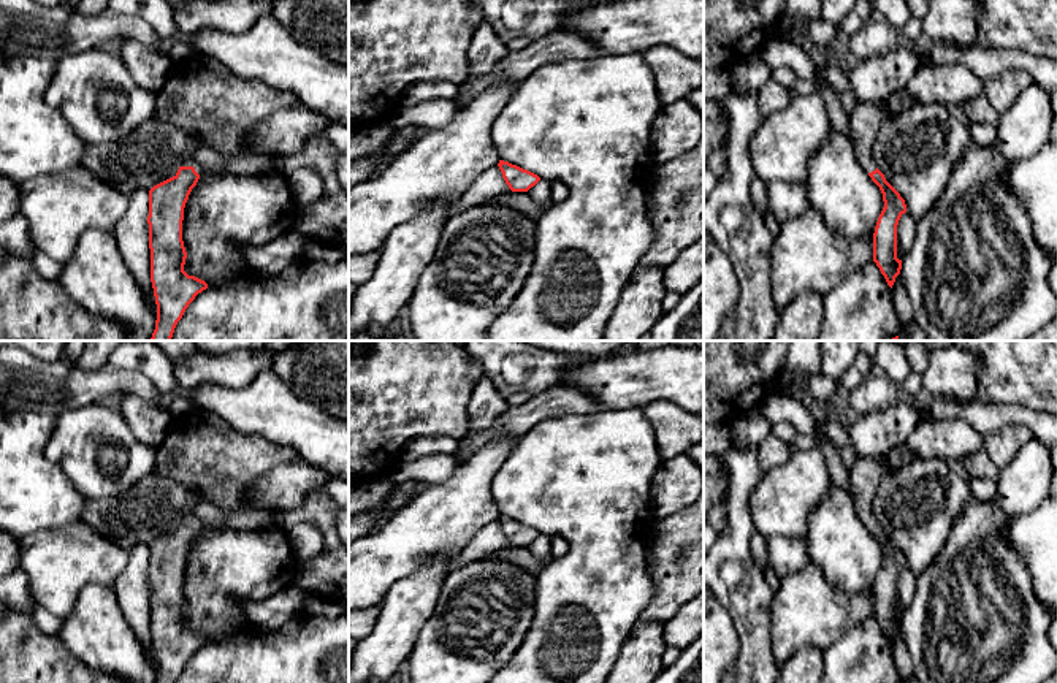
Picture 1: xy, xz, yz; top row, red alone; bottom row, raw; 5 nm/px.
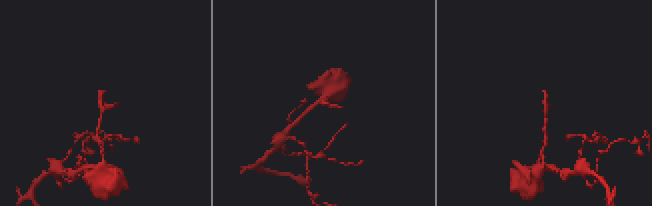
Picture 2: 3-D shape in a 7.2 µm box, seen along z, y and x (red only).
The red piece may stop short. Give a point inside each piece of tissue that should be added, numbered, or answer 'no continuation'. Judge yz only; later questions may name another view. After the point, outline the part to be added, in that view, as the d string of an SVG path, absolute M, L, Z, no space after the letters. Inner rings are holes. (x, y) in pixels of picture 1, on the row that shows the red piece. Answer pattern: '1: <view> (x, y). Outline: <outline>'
1: yz (866, 119). Outline: M884 101L880 103L856 103L849 114L851 136L857 151L857 160L872 173L878 168L873 158L873 144L878 139L880 128L891 119L891 113Z

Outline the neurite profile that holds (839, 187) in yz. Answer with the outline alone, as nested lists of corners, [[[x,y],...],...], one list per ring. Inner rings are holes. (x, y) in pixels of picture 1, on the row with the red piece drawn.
[[[832,130],[830,138],[810,158],[805,185],[810,209],[822,216],[830,231],[845,239],[873,236],[878,217],[884,208],[883,193],[859,163],[854,143],[848,136]]]

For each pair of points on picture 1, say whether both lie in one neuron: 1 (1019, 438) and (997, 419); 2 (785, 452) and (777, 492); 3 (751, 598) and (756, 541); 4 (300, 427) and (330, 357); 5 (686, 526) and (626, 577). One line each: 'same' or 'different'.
1: different
2: different
3: different
4: different
5: different

